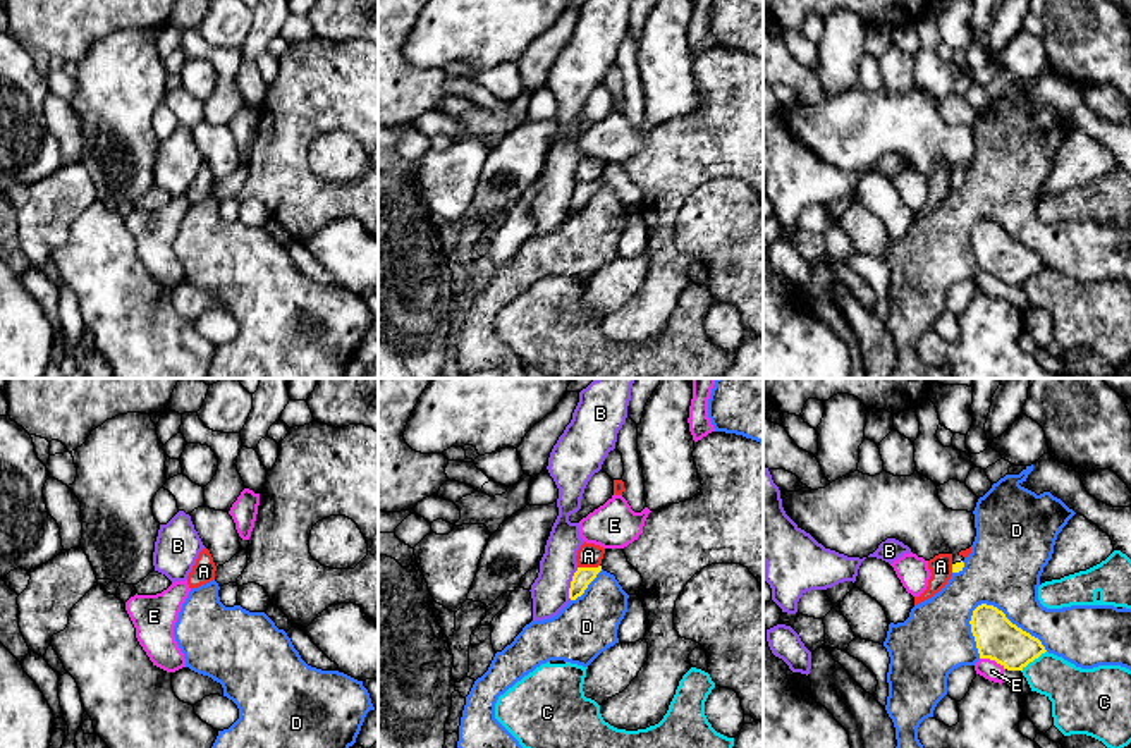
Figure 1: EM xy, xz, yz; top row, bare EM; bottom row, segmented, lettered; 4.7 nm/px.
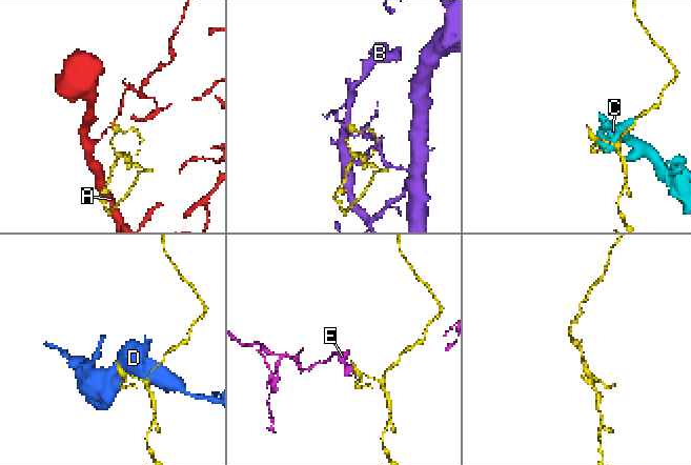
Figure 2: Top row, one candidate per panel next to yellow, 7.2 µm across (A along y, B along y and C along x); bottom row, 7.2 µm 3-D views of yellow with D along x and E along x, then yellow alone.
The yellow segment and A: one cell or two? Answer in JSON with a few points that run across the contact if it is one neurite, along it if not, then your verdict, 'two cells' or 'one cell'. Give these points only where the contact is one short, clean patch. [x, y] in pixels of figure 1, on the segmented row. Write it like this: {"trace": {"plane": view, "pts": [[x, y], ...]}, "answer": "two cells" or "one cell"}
{"trace": {"plane": "xz", "pts": [[599, 564], [578, 568]]}, "answer": "two cells"}

